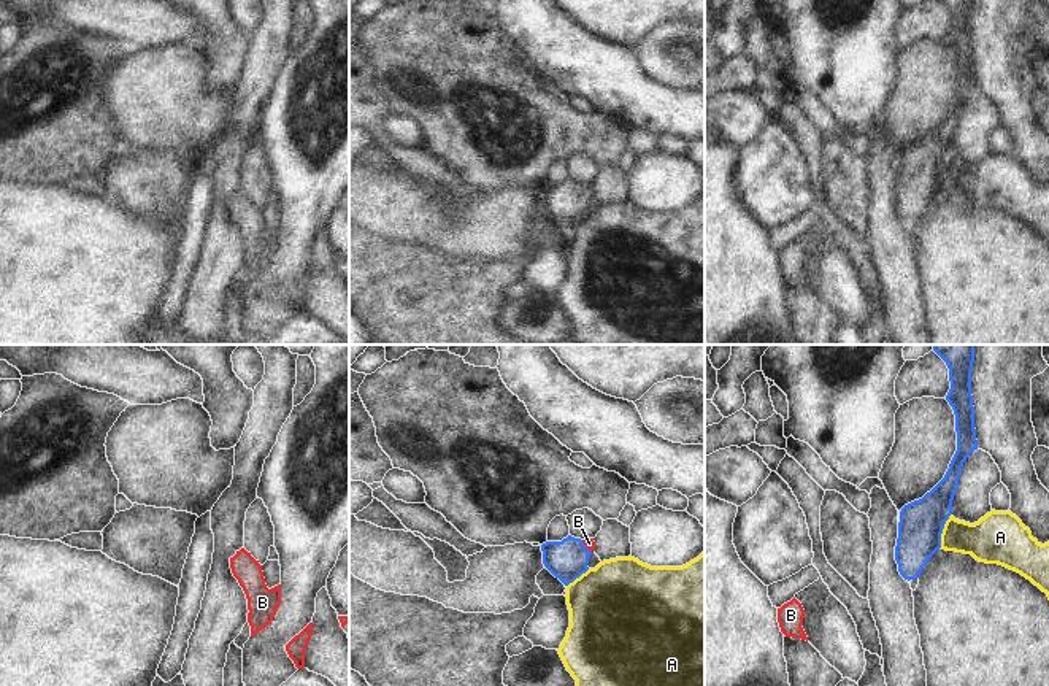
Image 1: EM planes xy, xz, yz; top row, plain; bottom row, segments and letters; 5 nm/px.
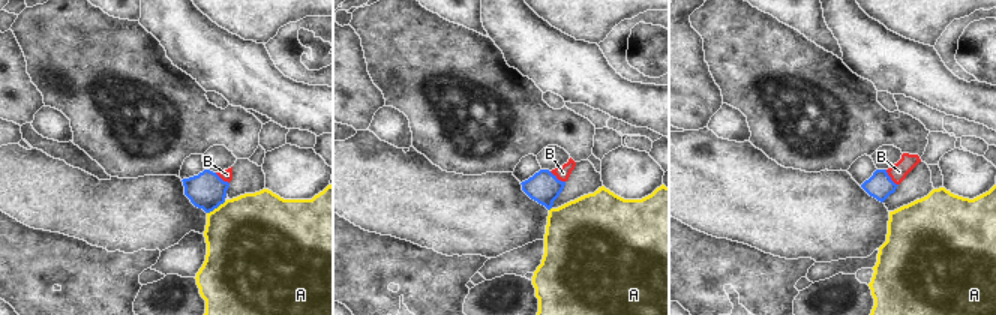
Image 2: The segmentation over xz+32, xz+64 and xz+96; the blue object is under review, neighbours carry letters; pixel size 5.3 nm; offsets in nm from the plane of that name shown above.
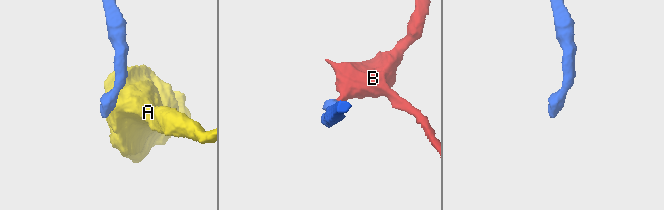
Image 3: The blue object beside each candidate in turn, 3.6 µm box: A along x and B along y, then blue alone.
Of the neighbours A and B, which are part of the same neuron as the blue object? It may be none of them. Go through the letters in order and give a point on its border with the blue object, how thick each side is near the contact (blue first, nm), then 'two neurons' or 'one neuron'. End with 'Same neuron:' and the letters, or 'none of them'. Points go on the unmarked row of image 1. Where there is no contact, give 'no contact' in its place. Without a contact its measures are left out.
A: yz (941, 175) | 220/220 nm | two neurons
B: xz (584, 191) | 200/50 nm | one neuron
Same neuron: B

